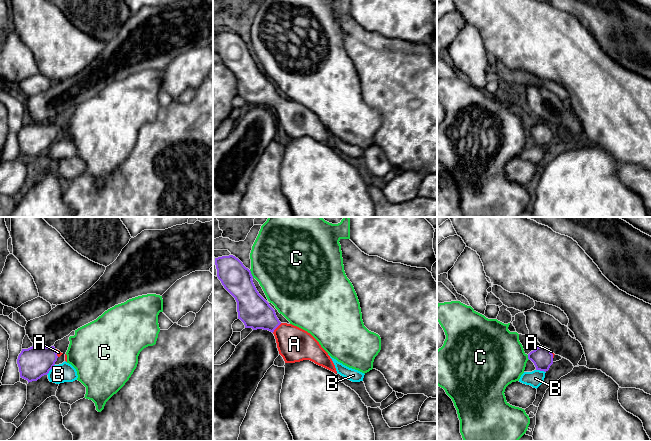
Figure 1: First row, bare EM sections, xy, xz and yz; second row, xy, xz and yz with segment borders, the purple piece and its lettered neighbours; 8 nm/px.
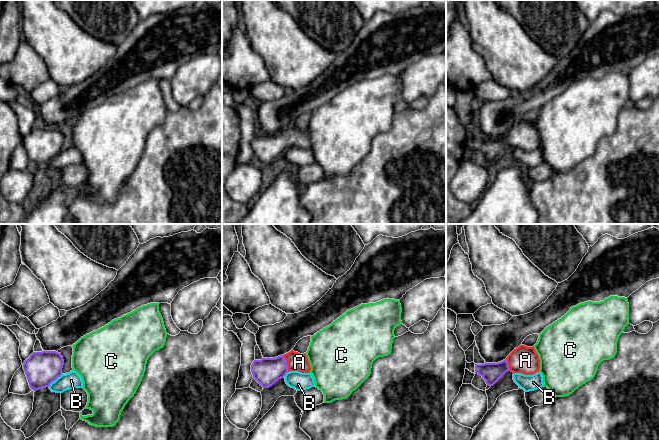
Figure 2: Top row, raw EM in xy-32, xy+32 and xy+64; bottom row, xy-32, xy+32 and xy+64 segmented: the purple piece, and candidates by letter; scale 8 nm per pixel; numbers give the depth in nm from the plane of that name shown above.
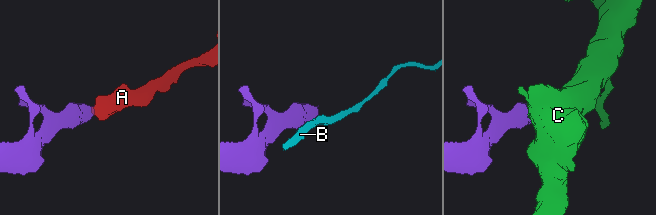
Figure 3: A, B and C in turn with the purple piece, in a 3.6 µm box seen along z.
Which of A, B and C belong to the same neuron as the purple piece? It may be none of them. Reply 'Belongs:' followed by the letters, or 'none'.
Belongs: A

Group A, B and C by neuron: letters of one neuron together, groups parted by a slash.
A / B / C

